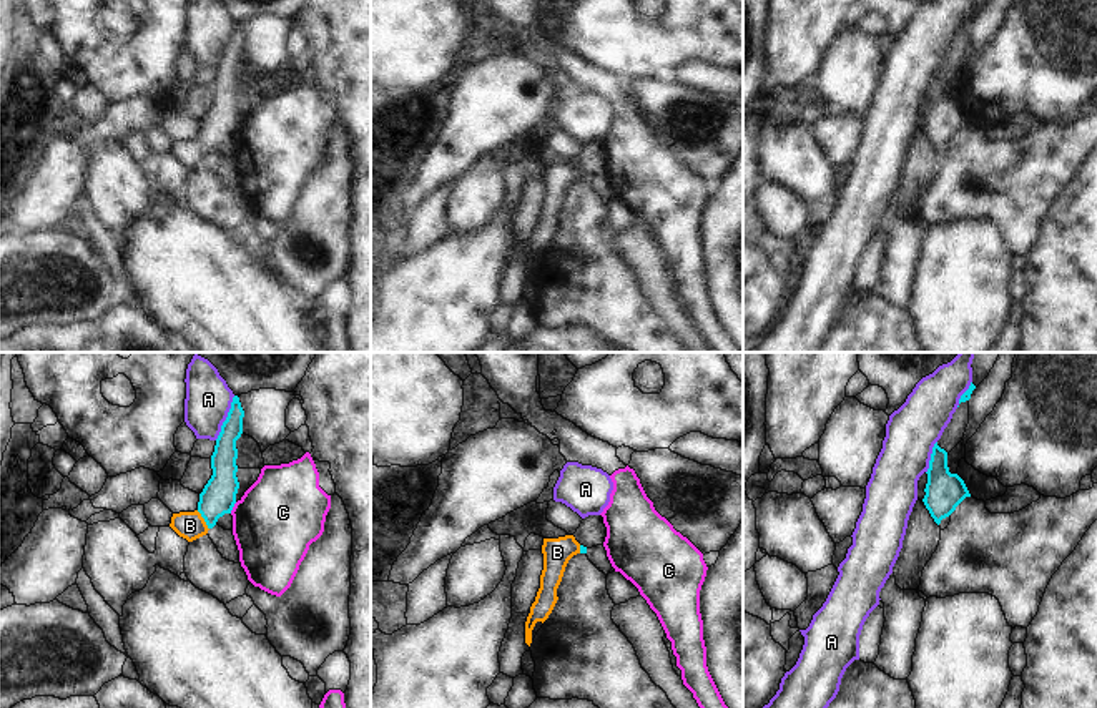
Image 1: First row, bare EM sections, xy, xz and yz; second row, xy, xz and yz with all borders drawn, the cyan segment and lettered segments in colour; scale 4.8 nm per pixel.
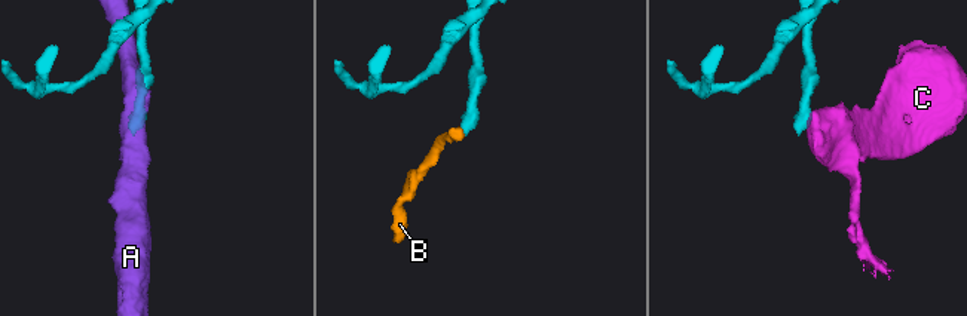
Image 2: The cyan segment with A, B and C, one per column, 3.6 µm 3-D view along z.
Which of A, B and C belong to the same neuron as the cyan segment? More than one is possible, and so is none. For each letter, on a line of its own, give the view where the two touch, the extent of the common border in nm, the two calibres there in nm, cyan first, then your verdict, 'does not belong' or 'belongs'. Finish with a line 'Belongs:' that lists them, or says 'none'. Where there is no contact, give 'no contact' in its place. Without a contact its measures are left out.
A: meets cyan in xy; contact 240 nm long; 130 nm thick on the cyan side, 220 nm on the other; does not belong
B: meets cyan in xy; contact 110 nm long; 170 nm thick on the cyan side, 140 nm on the other; belongs
C: meets cyan in xy; contact 70 nm long; 170 nm thick on the cyan side, 400 nm on the other; does not belong
Belongs: B

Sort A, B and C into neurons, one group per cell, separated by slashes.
A / B / C

